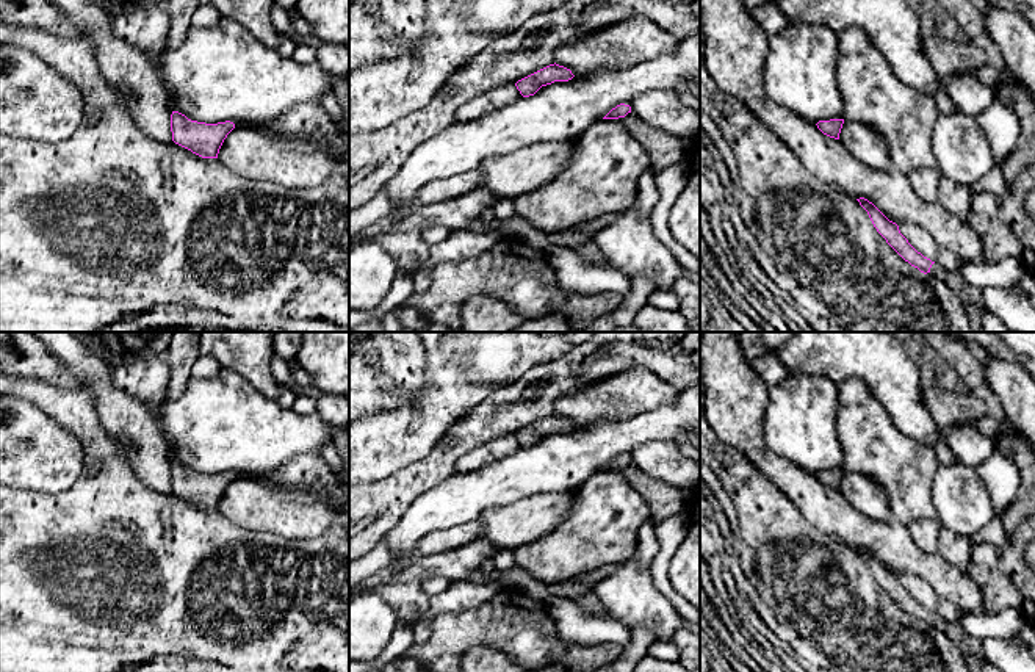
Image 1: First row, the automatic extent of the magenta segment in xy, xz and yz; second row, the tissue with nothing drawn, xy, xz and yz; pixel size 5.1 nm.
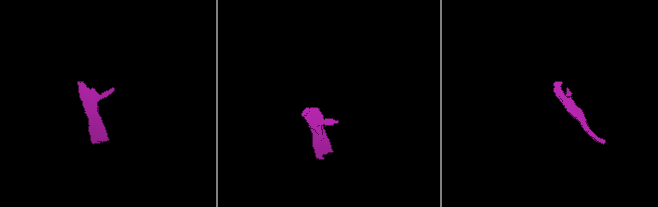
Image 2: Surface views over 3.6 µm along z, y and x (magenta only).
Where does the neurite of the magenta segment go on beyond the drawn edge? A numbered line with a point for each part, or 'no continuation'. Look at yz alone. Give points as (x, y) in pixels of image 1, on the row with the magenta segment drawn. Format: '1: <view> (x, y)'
1: yz (971, 296)

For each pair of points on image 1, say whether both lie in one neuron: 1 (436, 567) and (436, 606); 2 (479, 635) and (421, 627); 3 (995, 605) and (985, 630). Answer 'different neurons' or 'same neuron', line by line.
1: different neurons
2: different neurons
3: different neurons

